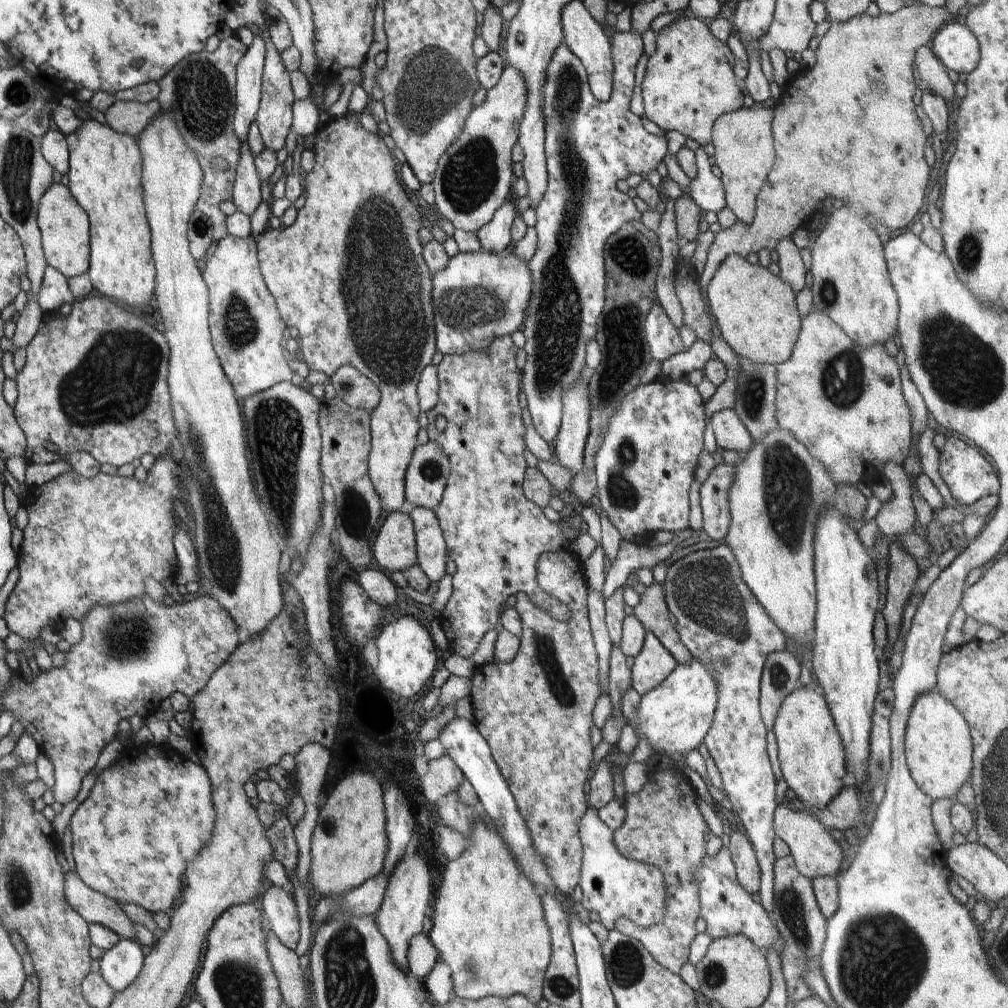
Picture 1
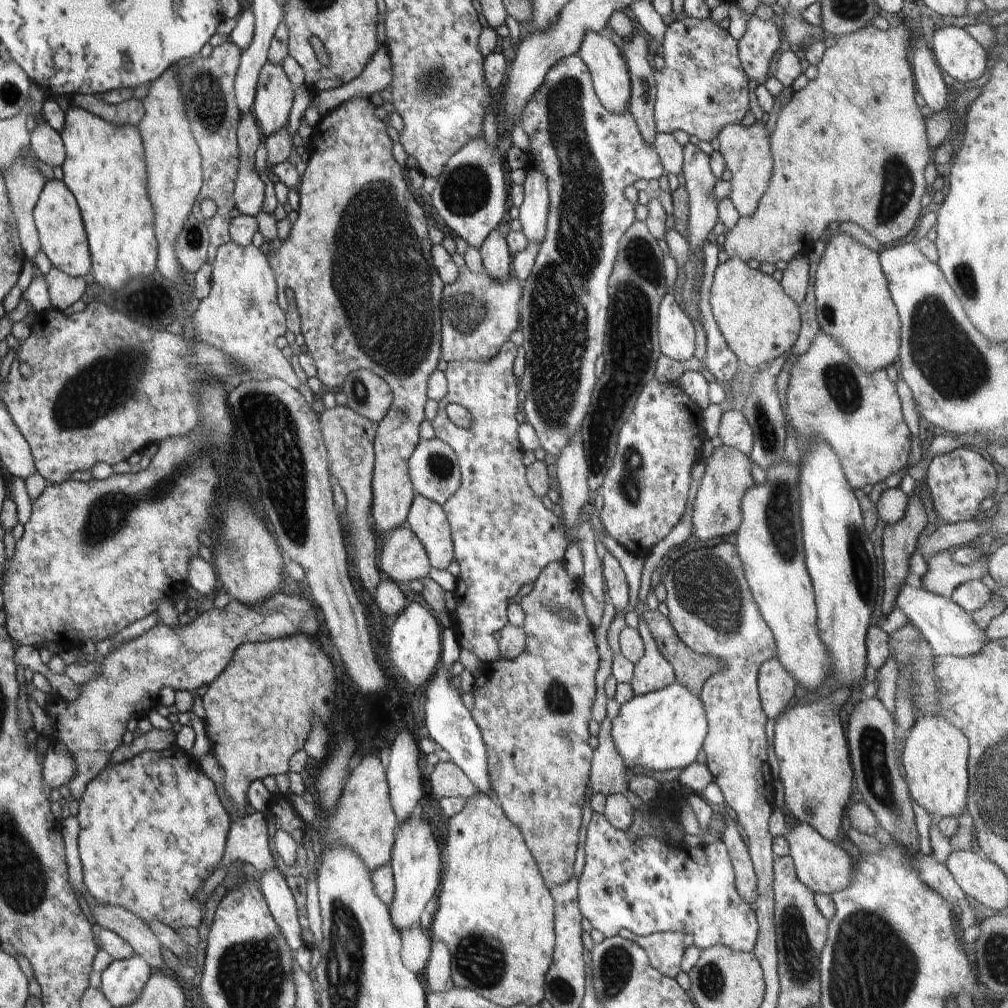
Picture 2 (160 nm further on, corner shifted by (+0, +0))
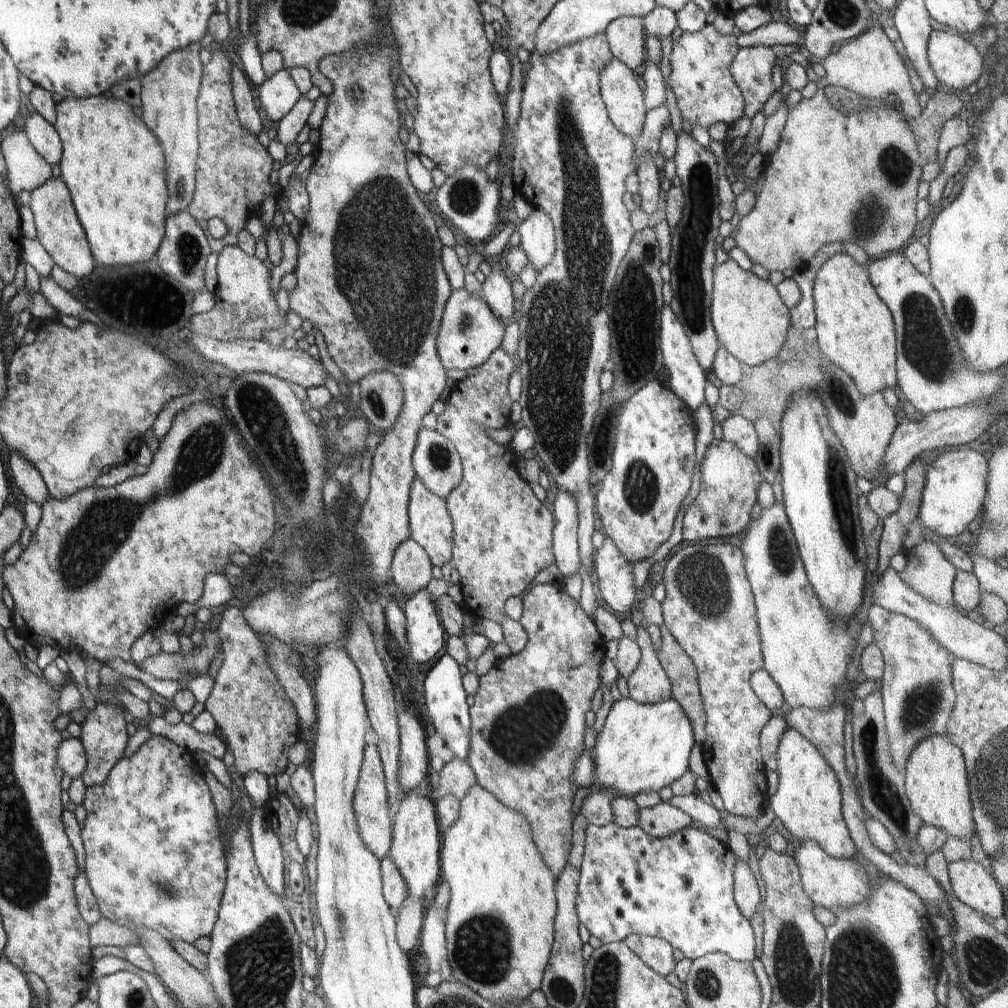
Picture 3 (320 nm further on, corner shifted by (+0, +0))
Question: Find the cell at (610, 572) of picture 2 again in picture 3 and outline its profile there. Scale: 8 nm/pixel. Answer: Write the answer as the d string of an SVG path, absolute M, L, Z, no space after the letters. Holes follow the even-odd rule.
M606 538L603 545L595 550L593 568L600 596L612 612L624 614L636 609L641 594L634 586L633 564L622 556L612 539Z

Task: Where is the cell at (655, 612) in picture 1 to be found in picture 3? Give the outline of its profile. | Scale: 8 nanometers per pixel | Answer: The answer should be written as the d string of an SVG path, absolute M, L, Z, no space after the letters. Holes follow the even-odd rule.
M666 625L660 627L662 647L658 660L671 682L671 696L691 721L695 744L706 742L705 710L697 681L697 668L684 649L675 641Z

